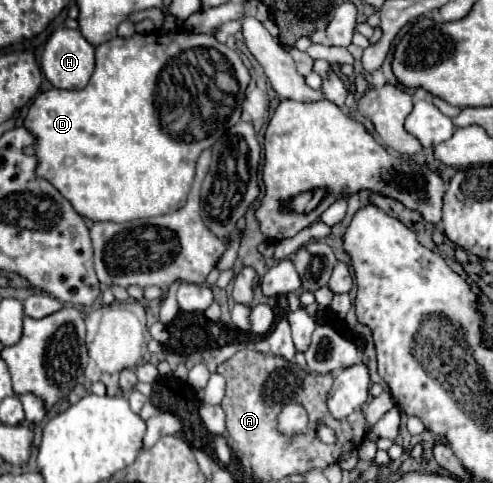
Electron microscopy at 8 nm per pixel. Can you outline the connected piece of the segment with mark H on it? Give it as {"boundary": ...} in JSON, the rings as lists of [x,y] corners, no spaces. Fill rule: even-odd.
{"boundary":[[[58,28],[56,32],[52,32],[52,36],[46,42],[40,66],[42,66],[48,82],[54,88],[82,90],[82,88],[86,88],[86,84],[94,72],[94,46],[80,34],[80,30]]]}

